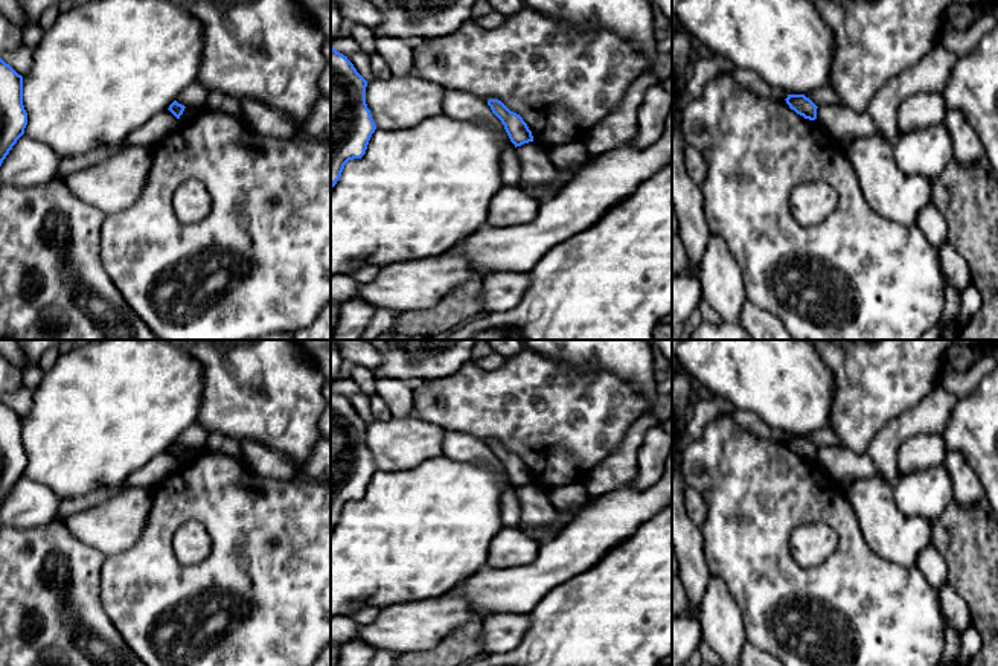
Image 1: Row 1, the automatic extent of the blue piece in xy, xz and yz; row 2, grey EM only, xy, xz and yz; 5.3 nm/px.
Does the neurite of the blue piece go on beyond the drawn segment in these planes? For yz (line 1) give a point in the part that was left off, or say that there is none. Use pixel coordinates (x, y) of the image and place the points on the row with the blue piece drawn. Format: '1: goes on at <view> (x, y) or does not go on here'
1: does not go on here

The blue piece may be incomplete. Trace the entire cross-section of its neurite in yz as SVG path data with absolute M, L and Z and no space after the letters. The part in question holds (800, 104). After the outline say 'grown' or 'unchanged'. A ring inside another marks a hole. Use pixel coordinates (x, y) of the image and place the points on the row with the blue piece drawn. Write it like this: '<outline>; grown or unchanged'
M788 94L785 99L791 110L804 119L815 120L817 119L817 105L806 98L804 94Z; unchanged

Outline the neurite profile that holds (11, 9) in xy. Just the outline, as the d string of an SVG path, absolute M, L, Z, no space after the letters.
M0 0L0 12L14 24L20 27L27 26L27 17L18 0Z

